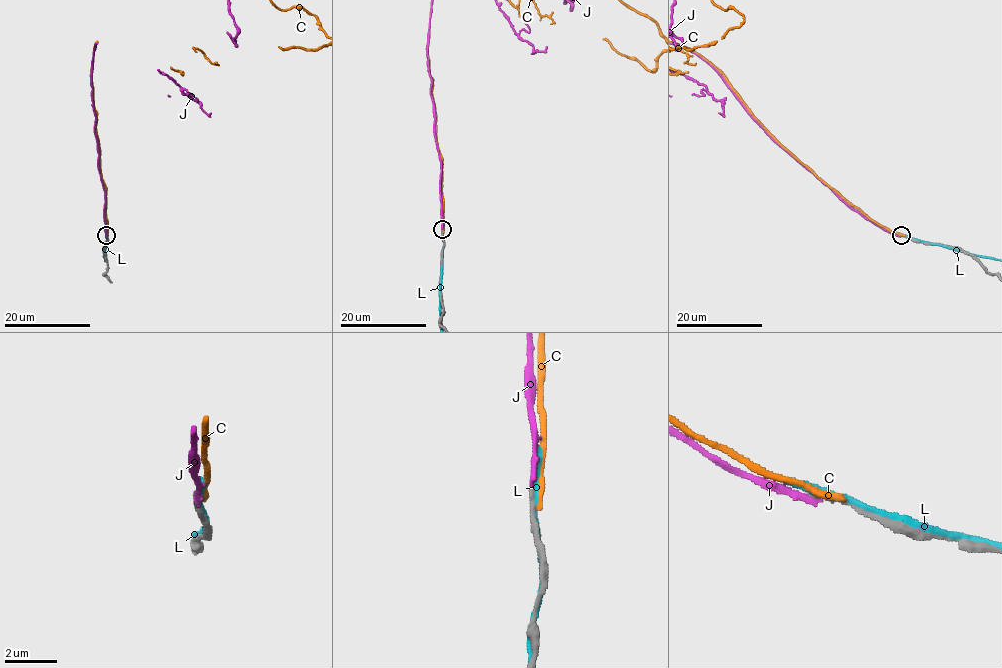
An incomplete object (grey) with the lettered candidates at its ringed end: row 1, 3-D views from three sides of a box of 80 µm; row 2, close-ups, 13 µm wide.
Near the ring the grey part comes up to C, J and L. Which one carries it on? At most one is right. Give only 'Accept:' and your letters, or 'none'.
Accept: none

